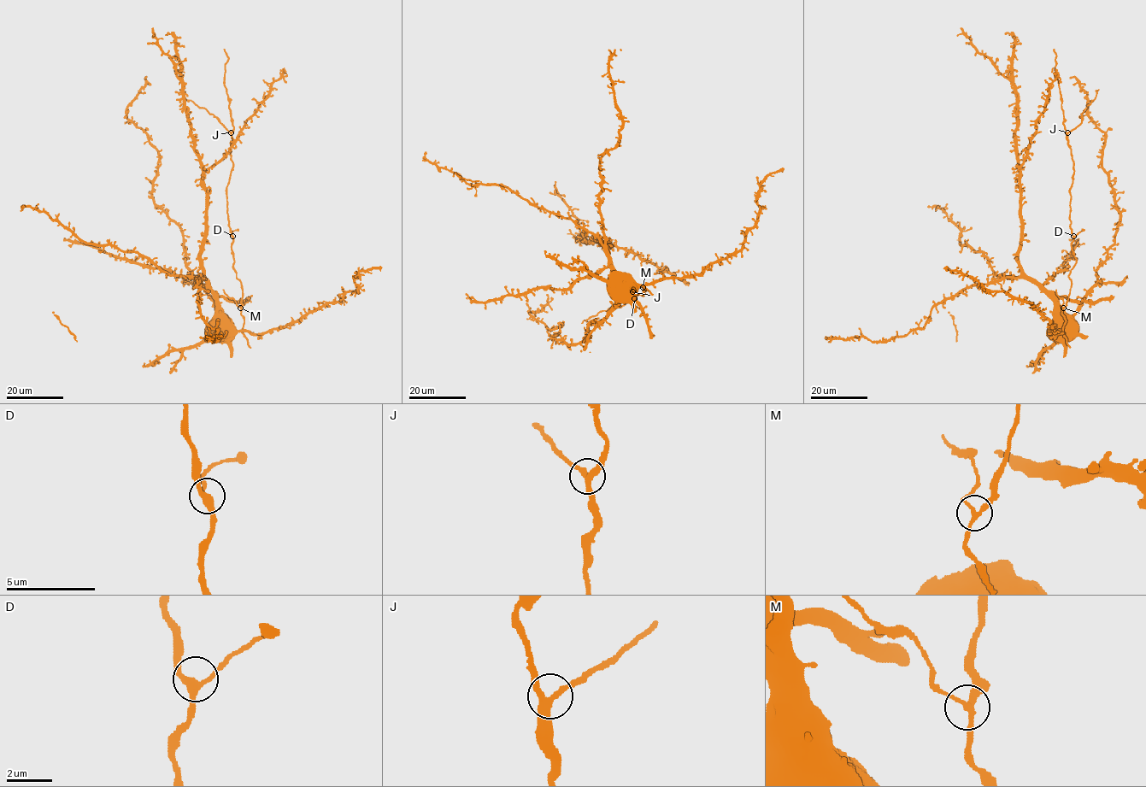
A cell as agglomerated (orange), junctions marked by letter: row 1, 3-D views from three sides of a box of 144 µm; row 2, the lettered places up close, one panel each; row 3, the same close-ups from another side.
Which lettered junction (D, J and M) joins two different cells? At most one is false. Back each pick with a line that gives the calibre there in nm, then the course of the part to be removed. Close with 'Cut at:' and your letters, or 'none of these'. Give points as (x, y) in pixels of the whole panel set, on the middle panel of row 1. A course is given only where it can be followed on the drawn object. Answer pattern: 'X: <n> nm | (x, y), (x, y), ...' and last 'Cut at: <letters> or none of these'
M: 200 nm | (643, 287), (637, 287), (625, 280)
Cut at: M

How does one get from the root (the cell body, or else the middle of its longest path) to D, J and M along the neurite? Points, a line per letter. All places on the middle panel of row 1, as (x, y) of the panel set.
D: (614, 278), (612, 275), (628, 276), (646, 290), (643, 286), (643, 296), (638, 293), (634, 298)
J: (614, 278), (628, 276), (643, 286), (644, 294), (636, 300), (628, 295), (635, 298), (632, 291)
M: (614, 278), (612, 275), (628, 276), (643, 287)

